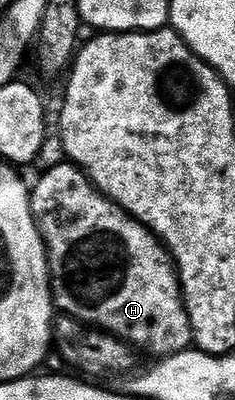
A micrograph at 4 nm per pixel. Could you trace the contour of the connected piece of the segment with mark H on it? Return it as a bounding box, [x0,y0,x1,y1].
[30,161,193,357]

